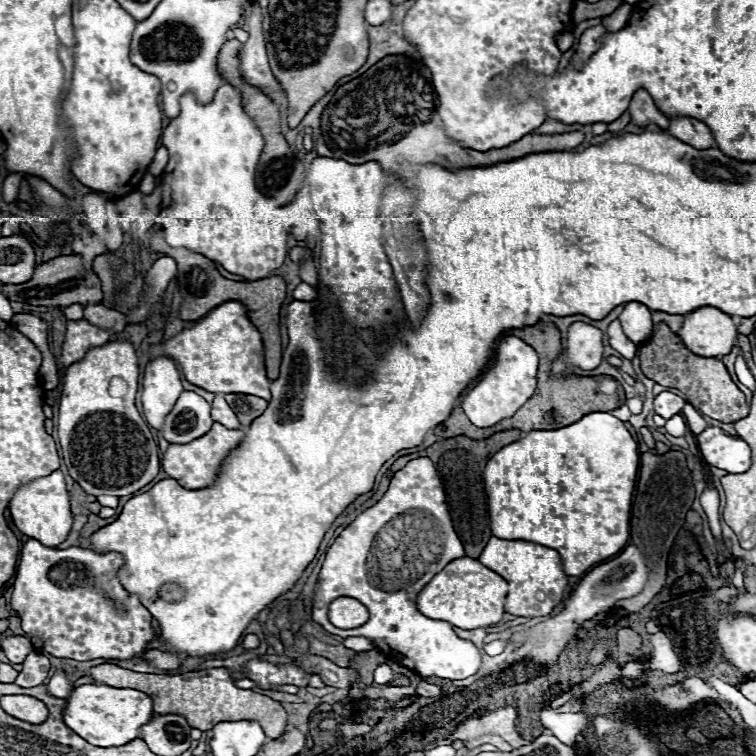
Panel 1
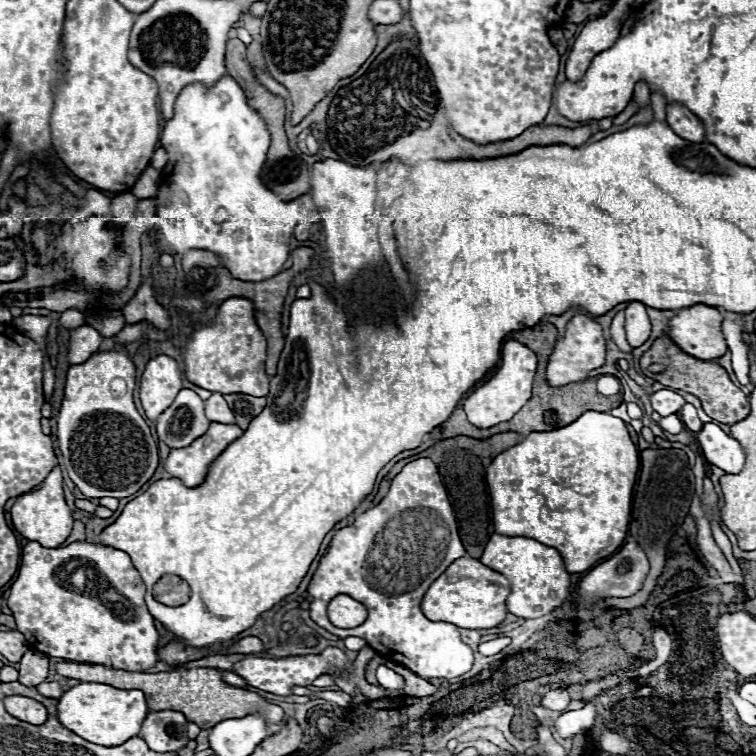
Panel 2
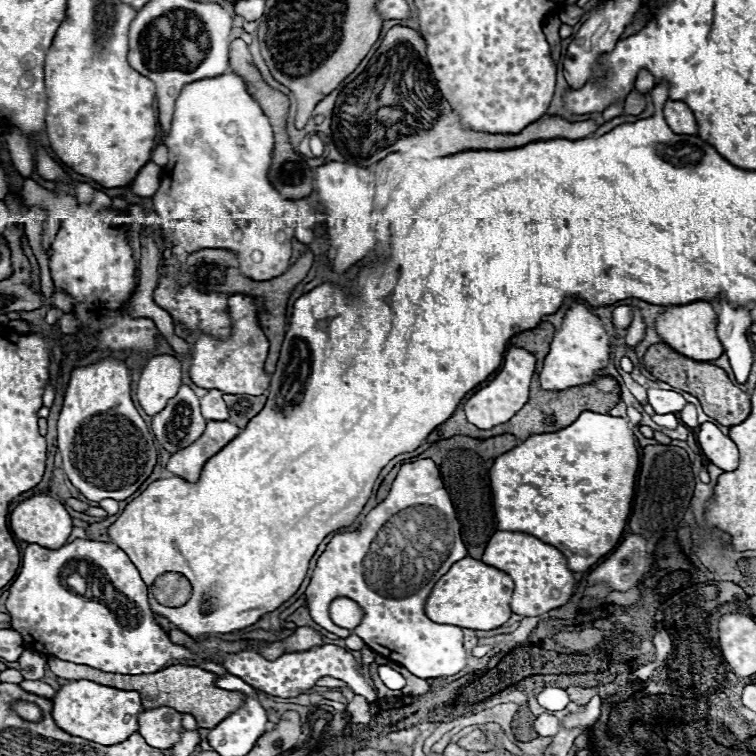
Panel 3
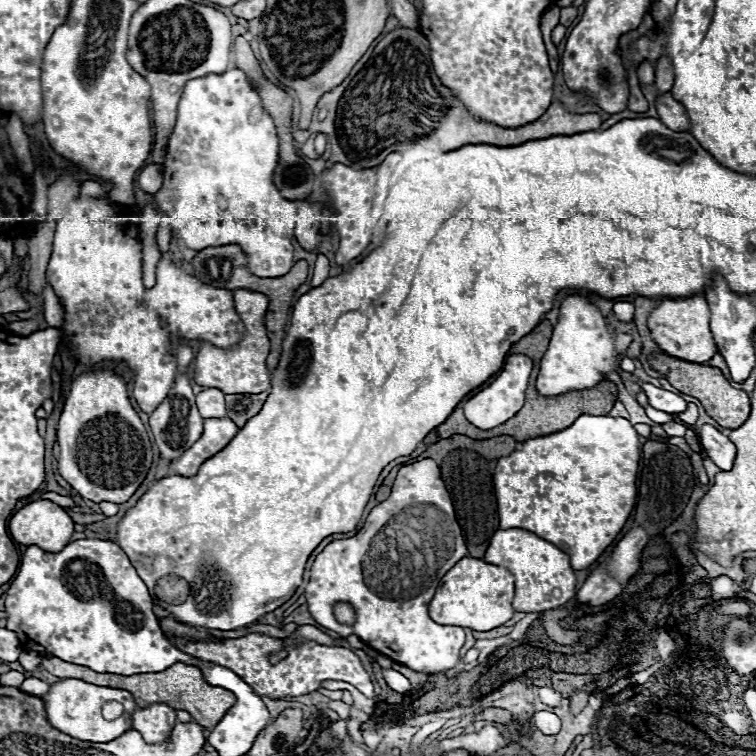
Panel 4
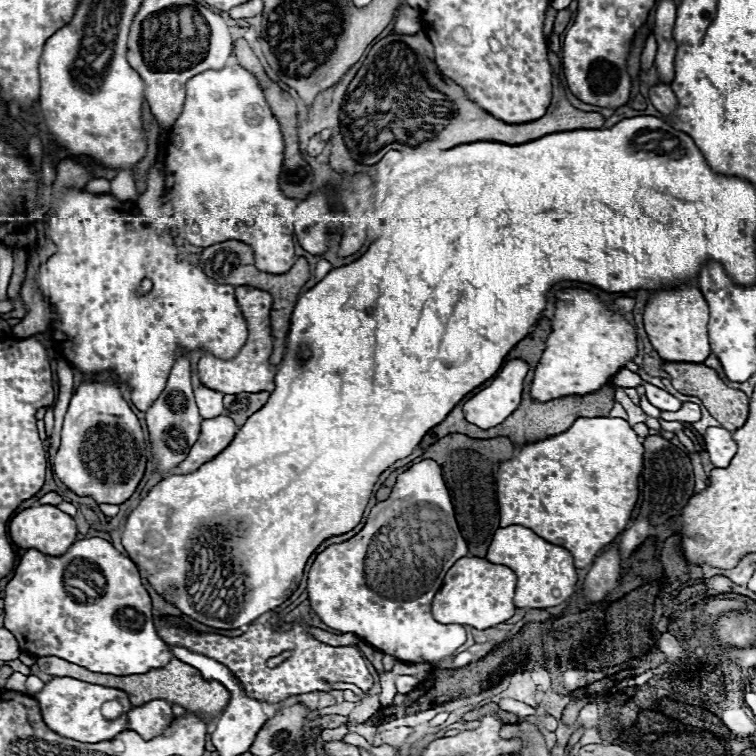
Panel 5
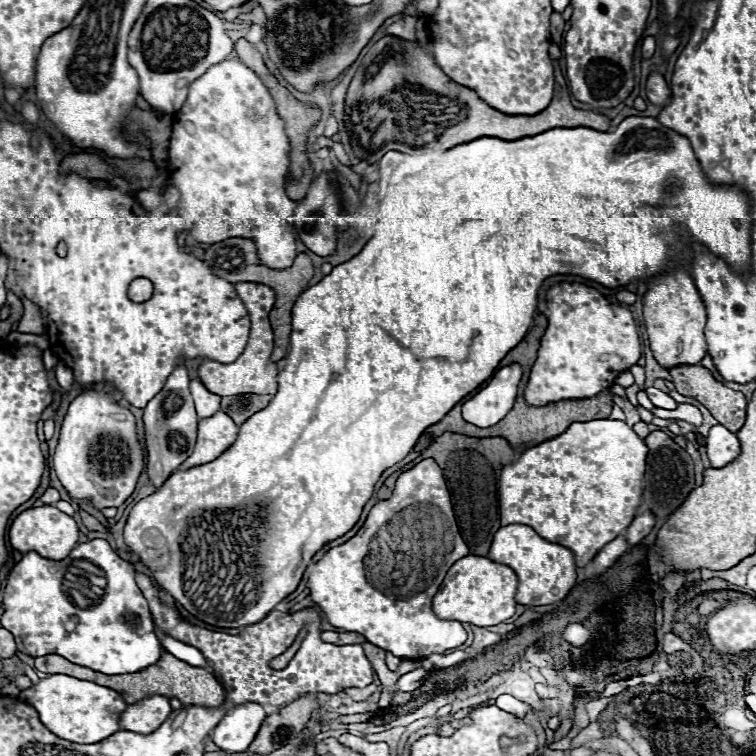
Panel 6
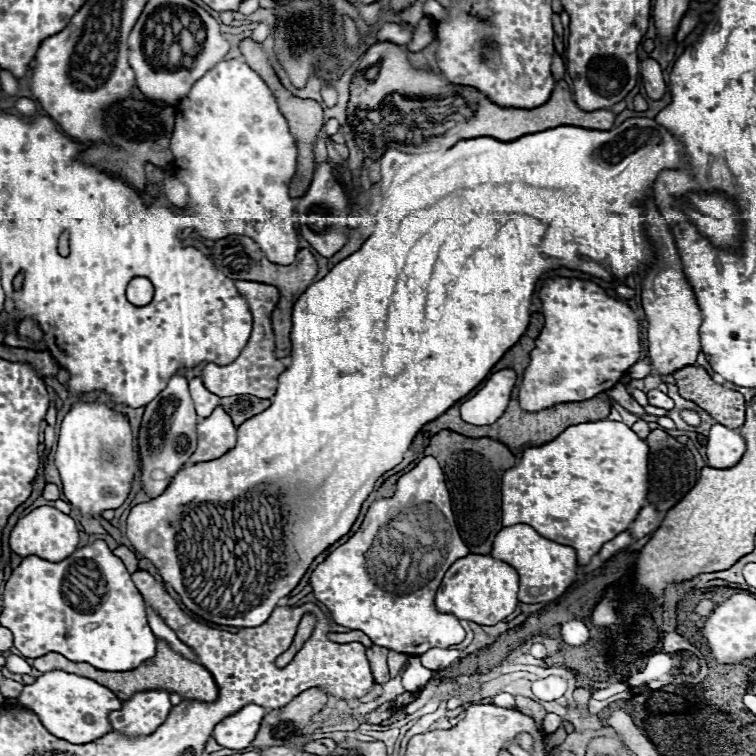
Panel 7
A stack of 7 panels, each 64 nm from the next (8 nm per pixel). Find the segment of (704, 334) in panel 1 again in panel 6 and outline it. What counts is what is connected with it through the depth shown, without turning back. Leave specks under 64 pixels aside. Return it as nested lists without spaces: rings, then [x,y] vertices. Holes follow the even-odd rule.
[[[682,268],[650,280],[648,292],[644,294],[644,324],[654,358],[662,368],[698,364],[708,352],[704,338],[706,306],[698,294],[698,288],[694,286],[694,280]]]

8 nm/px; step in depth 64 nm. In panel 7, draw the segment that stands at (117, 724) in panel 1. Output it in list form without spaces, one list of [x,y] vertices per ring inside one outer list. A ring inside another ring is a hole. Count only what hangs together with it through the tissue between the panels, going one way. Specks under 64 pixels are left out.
[[[62,670],[46,672],[38,676],[34,684],[24,686],[24,690],[18,696],[18,702],[34,710],[50,734],[62,740],[68,740],[72,744],[86,744],[112,732],[108,716],[110,712],[122,708],[122,700],[106,686],[90,678],[82,678],[76,674],[62,672]],[[86,718],[92,718],[92,722],[86,722]]]

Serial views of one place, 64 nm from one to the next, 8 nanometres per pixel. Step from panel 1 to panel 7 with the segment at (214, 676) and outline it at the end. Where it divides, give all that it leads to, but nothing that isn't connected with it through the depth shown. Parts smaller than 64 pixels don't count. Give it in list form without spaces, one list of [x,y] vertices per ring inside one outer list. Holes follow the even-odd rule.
[[[158,640],[158,648],[156,648],[156,658],[148,660],[146,664],[134,668],[134,670],[128,670],[128,672],[102,672],[102,670],[96,670],[92,668],[90,664],[78,664],[78,662],[70,662],[66,658],[62,658],[62,654],[44,654],[40,658],[34,658],[34,668],[40,670],[40,672],[50,672],[50,670],[66,670],[70,674],[78,674],[78,676],[84,676],[84,678],[90,678],[90,680],[96,680],[98,684],[110,688],[120,700],[130,700],[132,694],[136,692],[142,692],[142,690],[166,690],[166,692],[174,692],[178,694],[180,698],[184,700],[198,700],[198,702],[214,702],[218,698],[218,686],[212,678],[212,674],[196,664],[196,662],[190,662],[182,656],[178,656],[176,652],[172,652],[172,648]]]

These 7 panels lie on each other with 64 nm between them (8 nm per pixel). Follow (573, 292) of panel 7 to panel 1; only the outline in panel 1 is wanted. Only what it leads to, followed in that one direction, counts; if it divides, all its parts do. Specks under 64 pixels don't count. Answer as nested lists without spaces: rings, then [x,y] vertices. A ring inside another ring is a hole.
[[[574,322],[568,328],[566,350],[552,364],[554,374],[572,374],[572,366],[594,370],[602,362],[602,332],[590,324]]]

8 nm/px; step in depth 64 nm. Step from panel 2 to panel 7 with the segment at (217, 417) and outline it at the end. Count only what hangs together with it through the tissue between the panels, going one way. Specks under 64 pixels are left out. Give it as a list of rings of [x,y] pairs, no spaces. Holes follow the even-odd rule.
[[[200,378],[190,380],[190,394],[192,394],[194,406],[196,406],[196,412],[200,418],[208,418],[212,414],[212,410],[220,404],[220,398],[216,394],[208,392]]]

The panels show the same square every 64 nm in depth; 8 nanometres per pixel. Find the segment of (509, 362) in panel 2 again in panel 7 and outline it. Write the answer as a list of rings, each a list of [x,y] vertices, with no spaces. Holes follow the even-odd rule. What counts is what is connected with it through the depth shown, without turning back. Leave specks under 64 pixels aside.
[[[508,368],[494,372],[476,392],[476,396],[472,396],[460,406],[462,420],[474,426],[494,424],[506,412],[510,394],[516,386],[516,378],[516,372]]]

